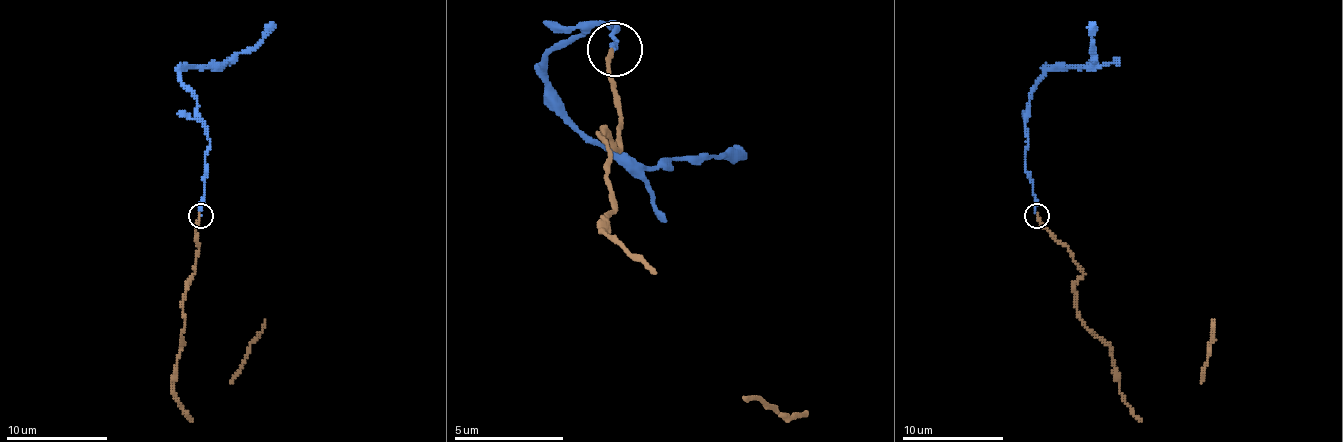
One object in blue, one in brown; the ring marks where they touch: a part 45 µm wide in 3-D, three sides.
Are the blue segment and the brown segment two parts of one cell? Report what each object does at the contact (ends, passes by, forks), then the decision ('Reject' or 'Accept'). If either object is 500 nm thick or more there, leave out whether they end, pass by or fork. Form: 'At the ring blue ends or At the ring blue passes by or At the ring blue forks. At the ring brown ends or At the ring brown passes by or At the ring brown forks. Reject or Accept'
At the ring blue ends. At the ring brown ends. Accept

